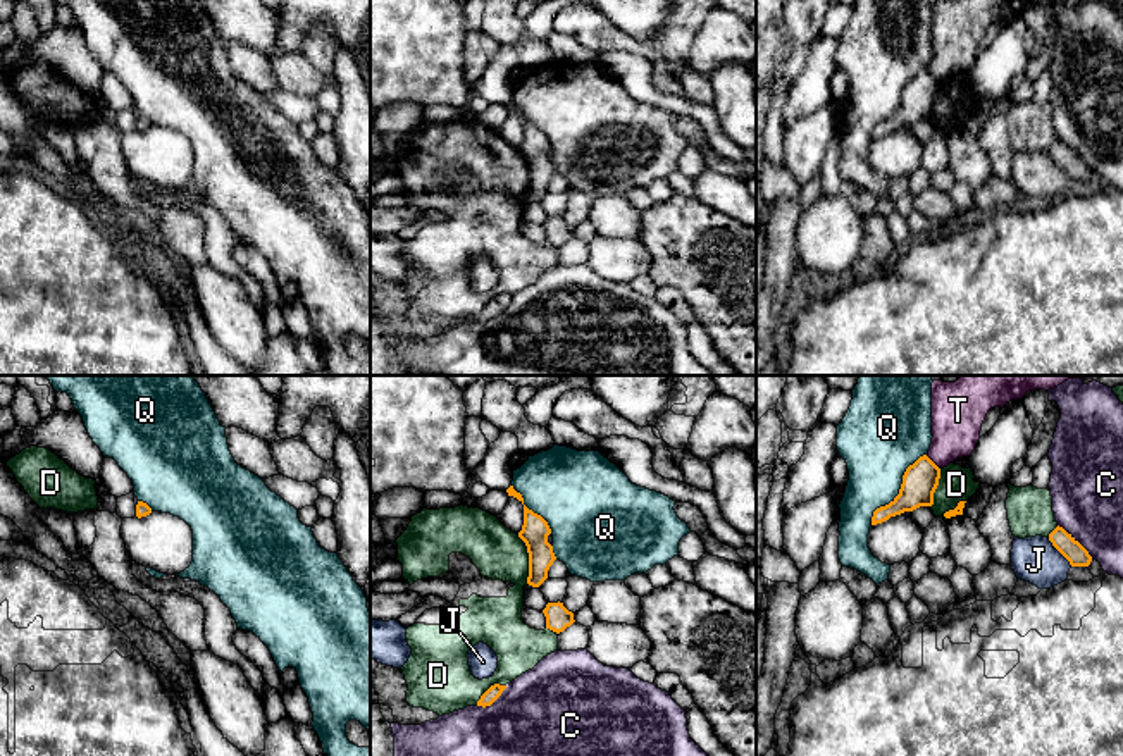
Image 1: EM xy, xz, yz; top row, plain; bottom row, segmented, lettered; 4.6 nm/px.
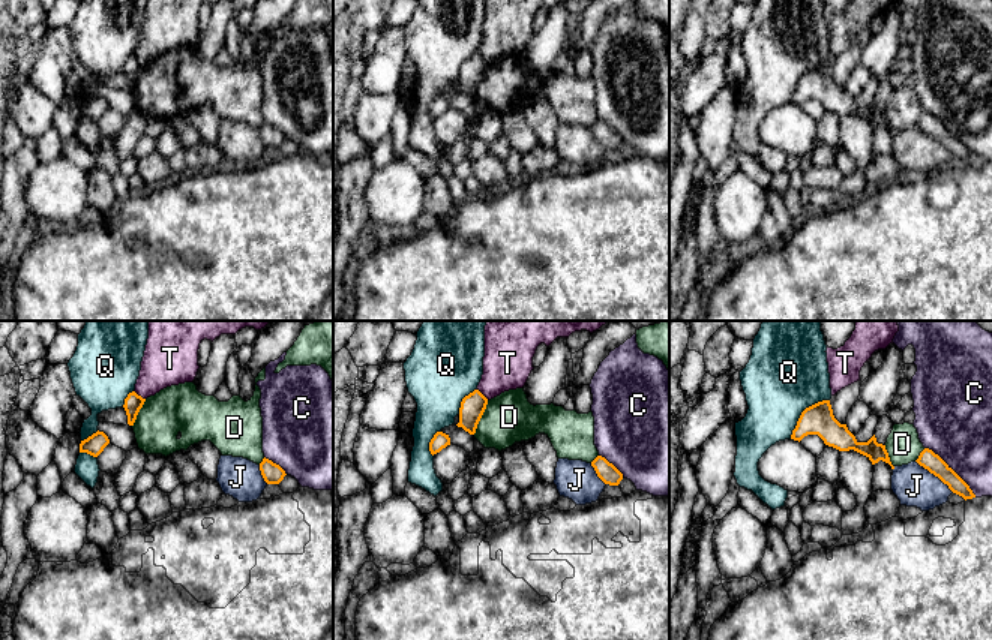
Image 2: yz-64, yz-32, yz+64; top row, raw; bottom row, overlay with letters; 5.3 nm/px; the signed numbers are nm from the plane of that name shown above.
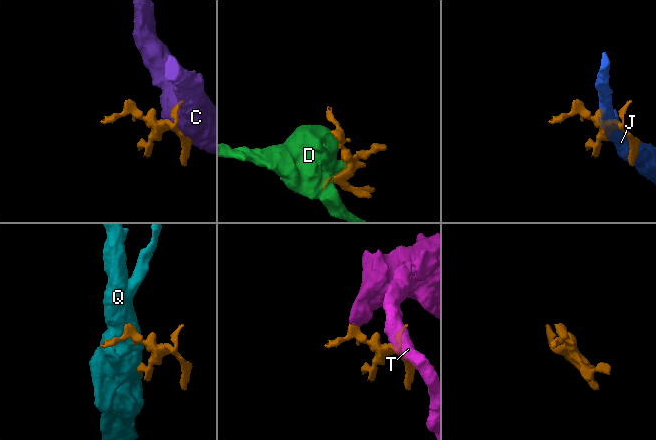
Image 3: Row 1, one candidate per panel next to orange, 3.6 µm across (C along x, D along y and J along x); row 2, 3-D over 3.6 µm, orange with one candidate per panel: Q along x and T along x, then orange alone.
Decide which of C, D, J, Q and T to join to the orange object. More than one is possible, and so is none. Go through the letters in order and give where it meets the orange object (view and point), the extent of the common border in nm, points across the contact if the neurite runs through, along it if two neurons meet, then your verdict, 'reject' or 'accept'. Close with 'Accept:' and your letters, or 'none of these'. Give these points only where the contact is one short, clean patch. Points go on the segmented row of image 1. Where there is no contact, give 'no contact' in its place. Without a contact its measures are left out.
C: contact yz (1077, 541); length 240 nm; reject
D: contact xz (529, 558); length 240 nm; reject
J: contact yz (1058, 550); length 180 nm; reject
Q: contact yz (899, 489); length 420 nm; reject
T: contact yz (932, 462); length 100 nm; border yz (925, 455), (939, 469); reject
Accept: none of these

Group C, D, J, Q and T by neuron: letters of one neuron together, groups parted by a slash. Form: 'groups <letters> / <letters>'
groups C / D / J / Q / T

